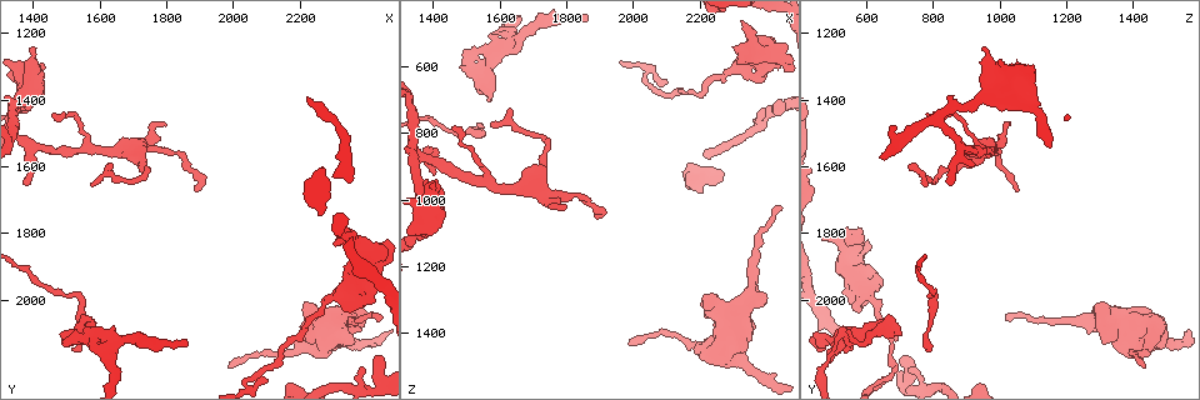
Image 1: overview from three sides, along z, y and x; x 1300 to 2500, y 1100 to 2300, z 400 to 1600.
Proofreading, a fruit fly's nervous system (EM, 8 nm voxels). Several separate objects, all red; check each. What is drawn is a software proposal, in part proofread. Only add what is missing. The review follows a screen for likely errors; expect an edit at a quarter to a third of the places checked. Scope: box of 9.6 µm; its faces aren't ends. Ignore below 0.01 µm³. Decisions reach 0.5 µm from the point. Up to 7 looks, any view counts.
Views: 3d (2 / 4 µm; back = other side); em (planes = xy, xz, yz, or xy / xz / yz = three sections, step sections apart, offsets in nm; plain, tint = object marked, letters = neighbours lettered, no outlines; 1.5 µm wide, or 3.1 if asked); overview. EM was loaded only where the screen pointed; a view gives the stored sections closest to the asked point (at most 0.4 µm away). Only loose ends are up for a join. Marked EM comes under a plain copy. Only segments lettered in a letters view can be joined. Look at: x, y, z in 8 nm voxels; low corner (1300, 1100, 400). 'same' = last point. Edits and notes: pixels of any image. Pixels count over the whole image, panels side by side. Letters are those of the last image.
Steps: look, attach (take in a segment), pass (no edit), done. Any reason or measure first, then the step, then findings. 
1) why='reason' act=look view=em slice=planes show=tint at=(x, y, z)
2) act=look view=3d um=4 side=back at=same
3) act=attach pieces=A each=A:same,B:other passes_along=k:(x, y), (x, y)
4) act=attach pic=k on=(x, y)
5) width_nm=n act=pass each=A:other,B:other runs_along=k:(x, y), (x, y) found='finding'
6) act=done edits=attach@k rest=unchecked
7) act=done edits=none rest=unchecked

why='thick end' act=look view=3d um=4 at=(2210, 2110, 1310)

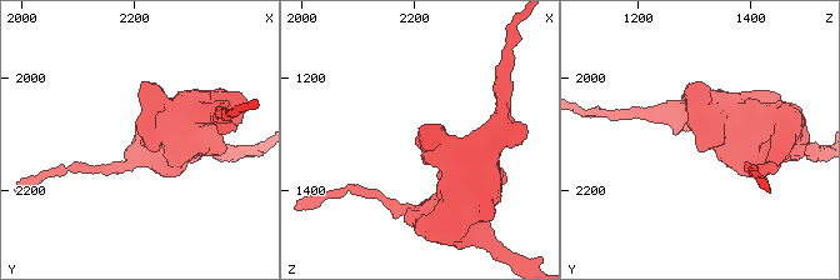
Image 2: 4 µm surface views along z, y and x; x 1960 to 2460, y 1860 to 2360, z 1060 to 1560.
act=look view=em slice=yz step=8 show=letters at=(2215, 2100, 1305)

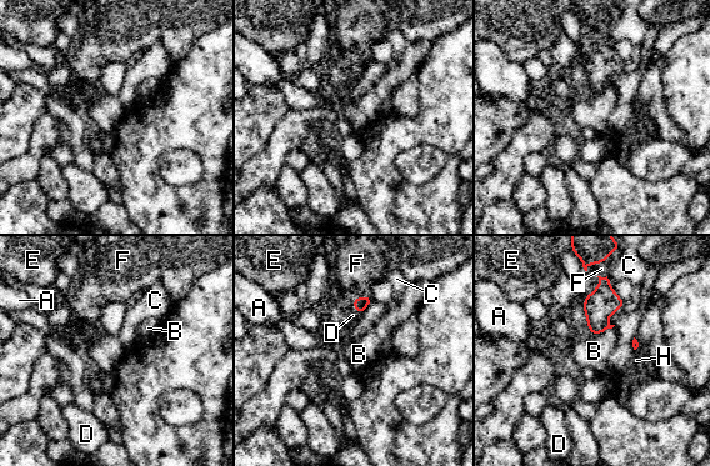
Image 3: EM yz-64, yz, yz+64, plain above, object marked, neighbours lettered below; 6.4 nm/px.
longest_contact=F:260nm act=pass each=A:other,B:other,C:other,D:other,E:other,F:other,H:other border=3:(614, 325), (601, 332), (590, 334) found='no lettered segment goes on from it'

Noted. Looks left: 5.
why='an open end' act=look view=em slice=xz step=8 show=tint at=(1890, 1670, 1050)

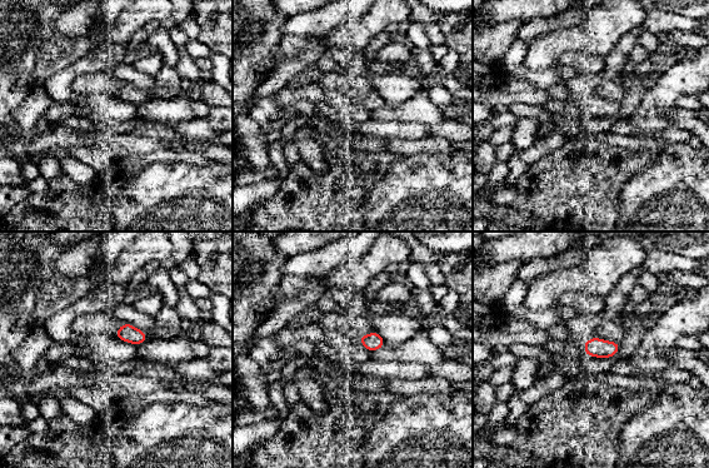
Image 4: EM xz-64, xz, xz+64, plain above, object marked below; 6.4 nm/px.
why='another direction' act=look view=em slice=planes show=letters at=same

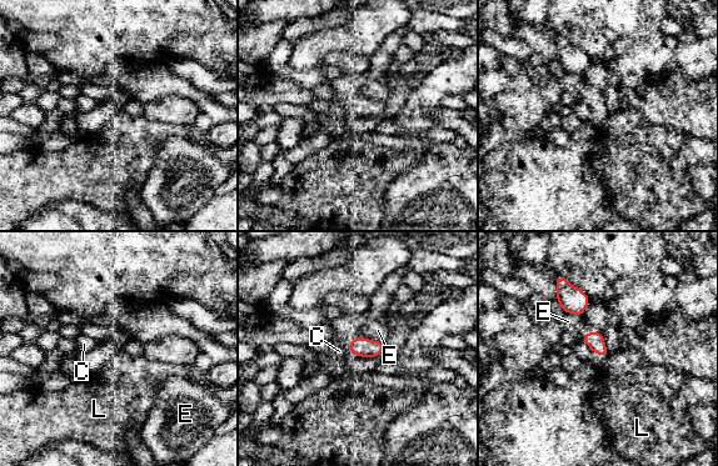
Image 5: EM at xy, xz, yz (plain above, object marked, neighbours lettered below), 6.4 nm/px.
longest_contact=E:160nm act=pass each=C:other,E:other,L:other border=5:(349, 340), (348, 349), (350, 354) found='no lettered segment goes on from it'

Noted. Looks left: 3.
why='an open end' act=look view=3d um=2 at=(1620, 1600, 720)

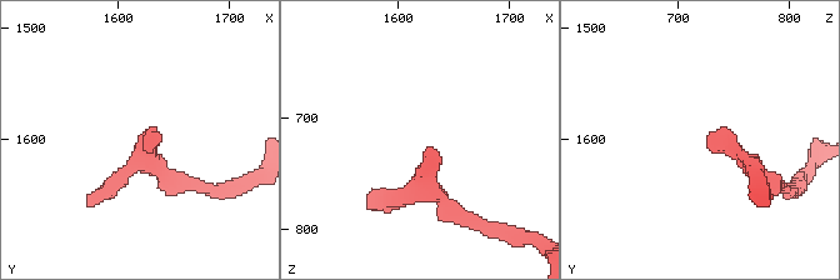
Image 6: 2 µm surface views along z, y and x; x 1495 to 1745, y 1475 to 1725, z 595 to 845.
why='shape alone is not enough' act=look view=em slice=planes show=letters at=(1626, 1608, 728)

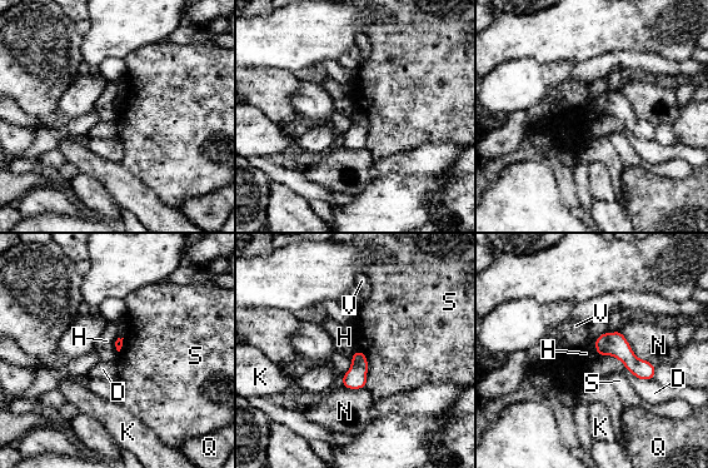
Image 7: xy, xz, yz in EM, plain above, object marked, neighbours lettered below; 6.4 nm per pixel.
act=pass each=D:other,H:other,K:other,N:other,Q:other,S:other,V:other border=7:(604, 330), (594, 342), (598, 356) found='no lettered segment goes on from it'

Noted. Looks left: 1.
act=done edits=none rest=unchecked

